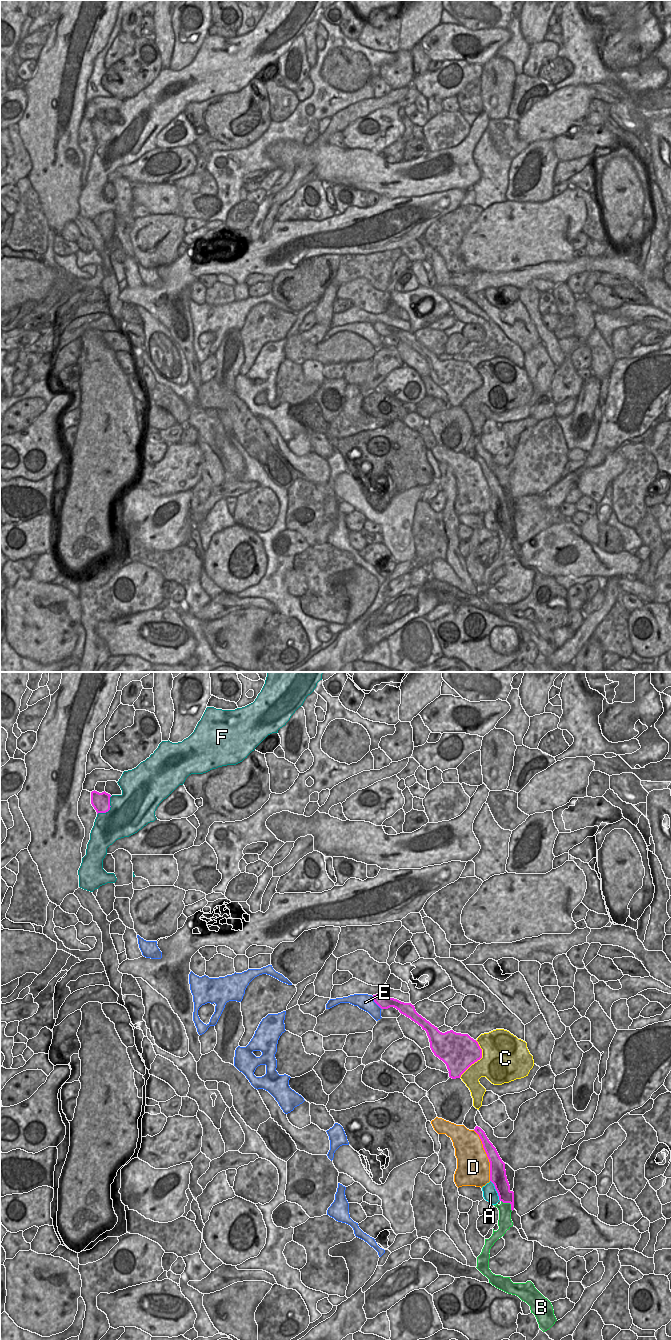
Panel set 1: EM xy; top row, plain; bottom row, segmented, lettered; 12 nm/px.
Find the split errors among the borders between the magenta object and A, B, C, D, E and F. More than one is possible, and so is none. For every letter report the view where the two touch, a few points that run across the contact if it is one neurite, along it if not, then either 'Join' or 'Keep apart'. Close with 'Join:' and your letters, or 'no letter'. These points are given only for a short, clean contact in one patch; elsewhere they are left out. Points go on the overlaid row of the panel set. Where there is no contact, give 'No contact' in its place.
A: Touches magenta in xy. Line: xy (490, 1180), (500, 1200). Keep apart
B: Touches magenta in xy. Line: xy (501, 1184), (509, 1202), (505, 1208), (504, 1222). Join
C: Touches magenta in xy. Keep apart
D: Touches magenta in xy. Keep apart
E: Touches magenta in xy. Line: xy (372, 996), (372, 999), (381, 1009). Keep apart
F: Touches magenta in xy. Keep apart
Join: B

